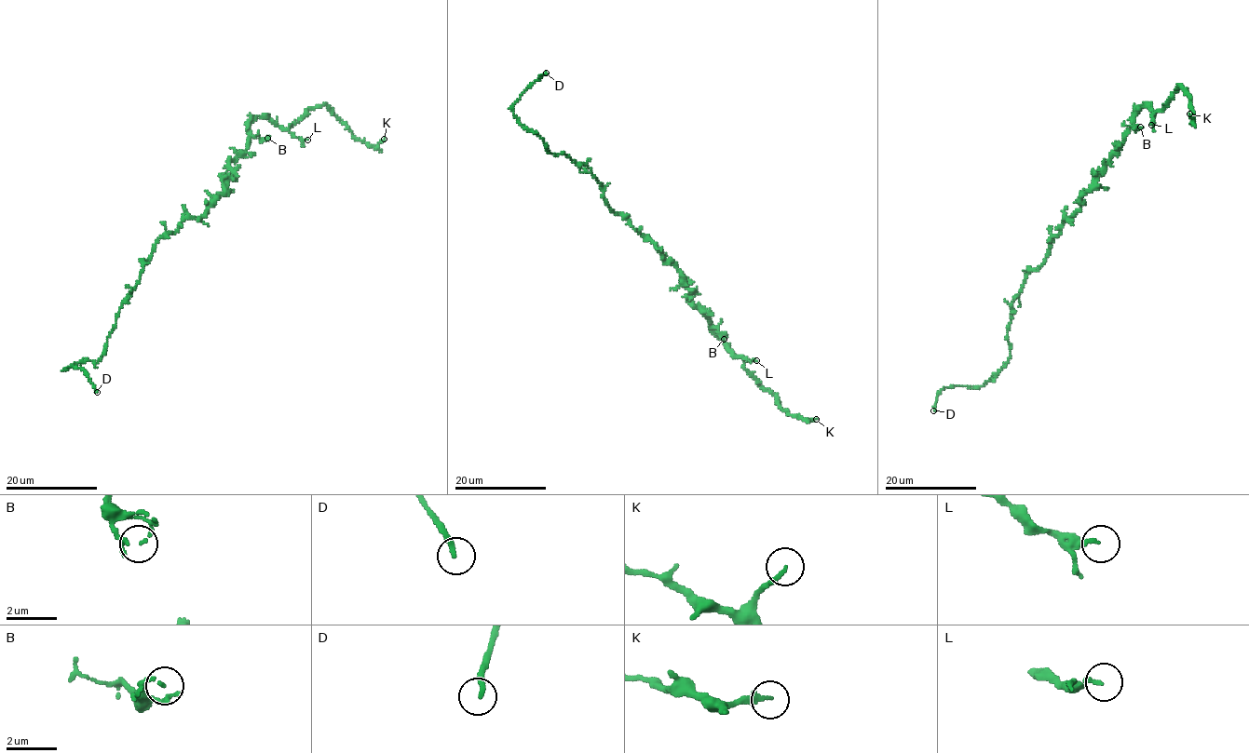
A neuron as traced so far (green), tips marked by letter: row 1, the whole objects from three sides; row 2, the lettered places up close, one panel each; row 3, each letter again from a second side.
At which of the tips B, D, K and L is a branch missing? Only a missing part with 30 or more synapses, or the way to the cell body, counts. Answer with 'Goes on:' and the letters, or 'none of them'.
Goes on: D

